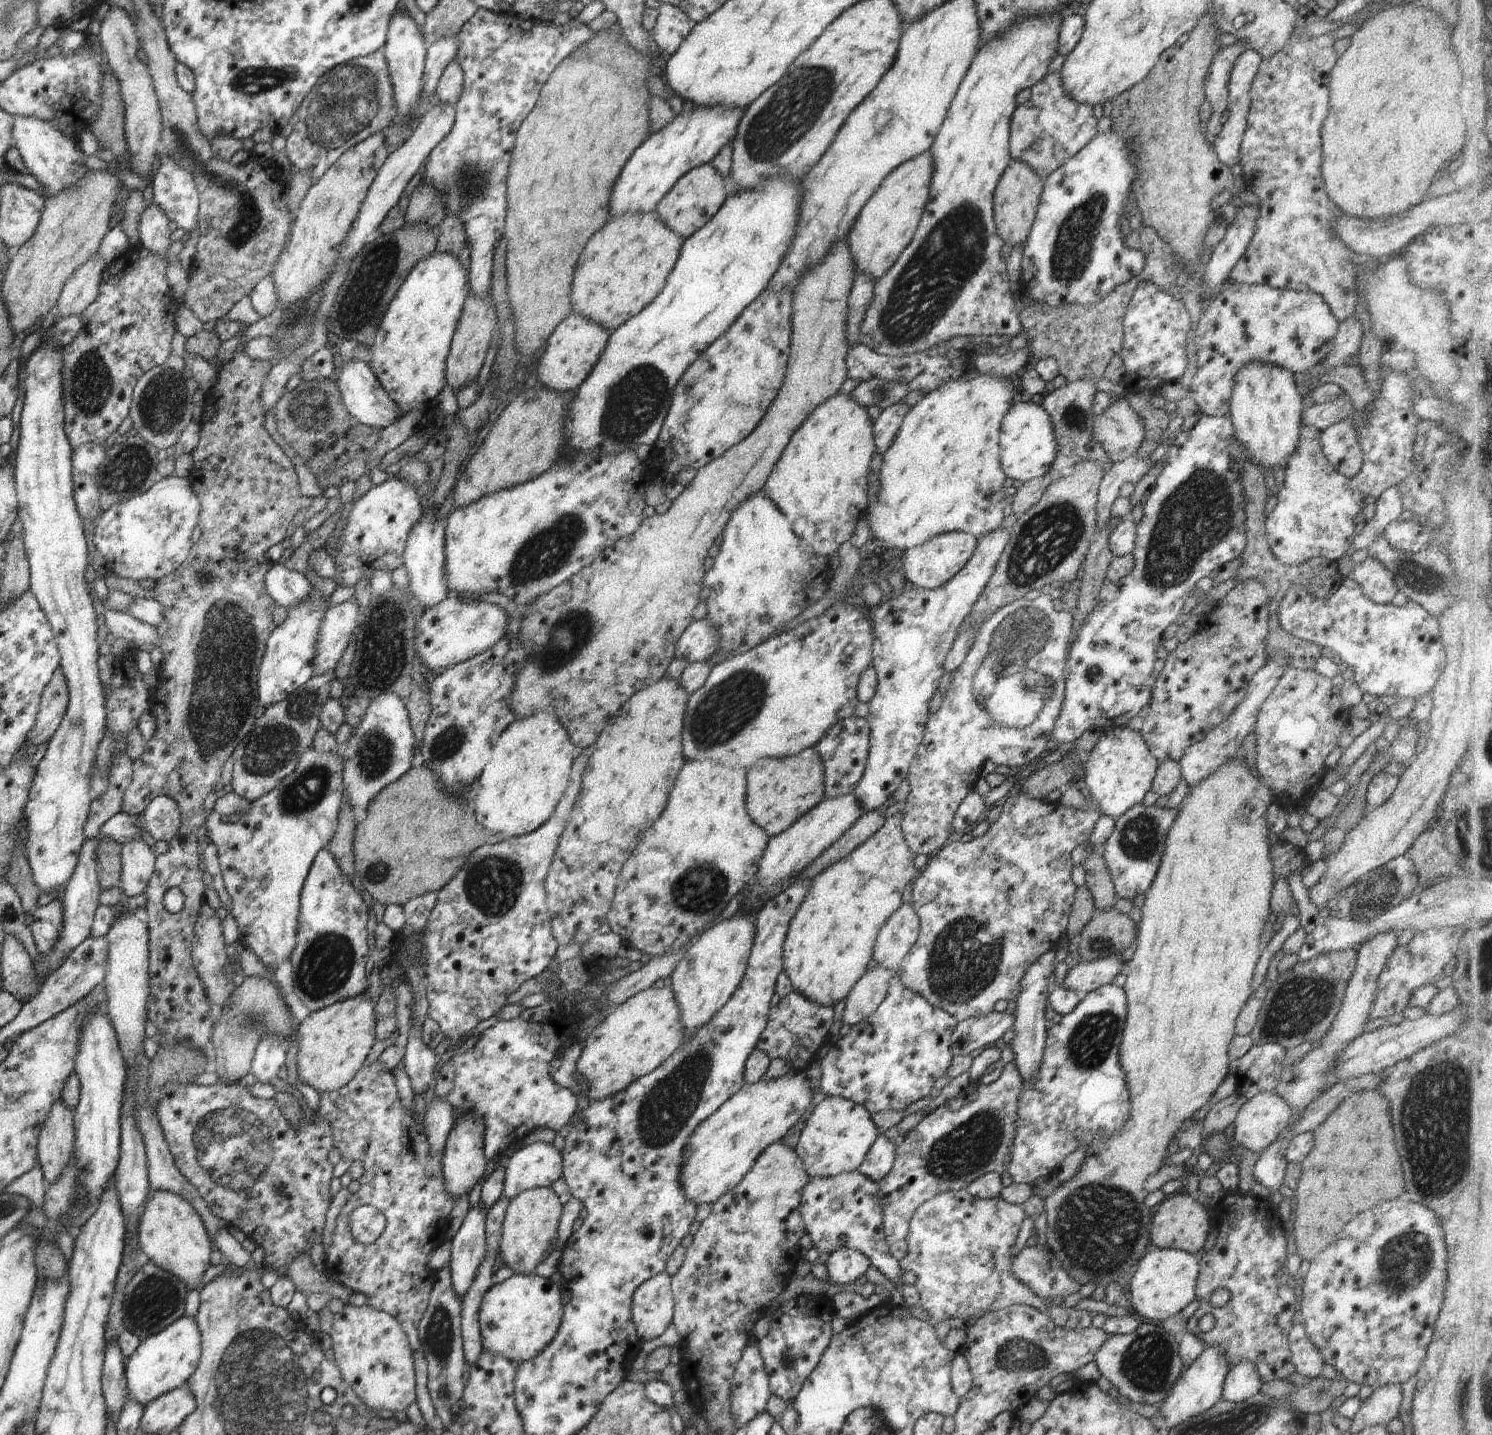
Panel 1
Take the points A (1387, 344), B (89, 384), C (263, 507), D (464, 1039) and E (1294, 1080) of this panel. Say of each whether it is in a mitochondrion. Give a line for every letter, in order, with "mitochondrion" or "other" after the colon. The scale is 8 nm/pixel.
A: other
B: mitochondrion
C: other
D: other
E: mitochondrion

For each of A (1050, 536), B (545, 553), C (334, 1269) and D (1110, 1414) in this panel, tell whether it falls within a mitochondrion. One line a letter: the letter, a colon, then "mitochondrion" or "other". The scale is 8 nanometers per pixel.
A: mitochondrion
B: mitochondrion
C: other
D: other

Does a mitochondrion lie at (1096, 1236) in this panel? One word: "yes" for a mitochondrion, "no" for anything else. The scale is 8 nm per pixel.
yes

